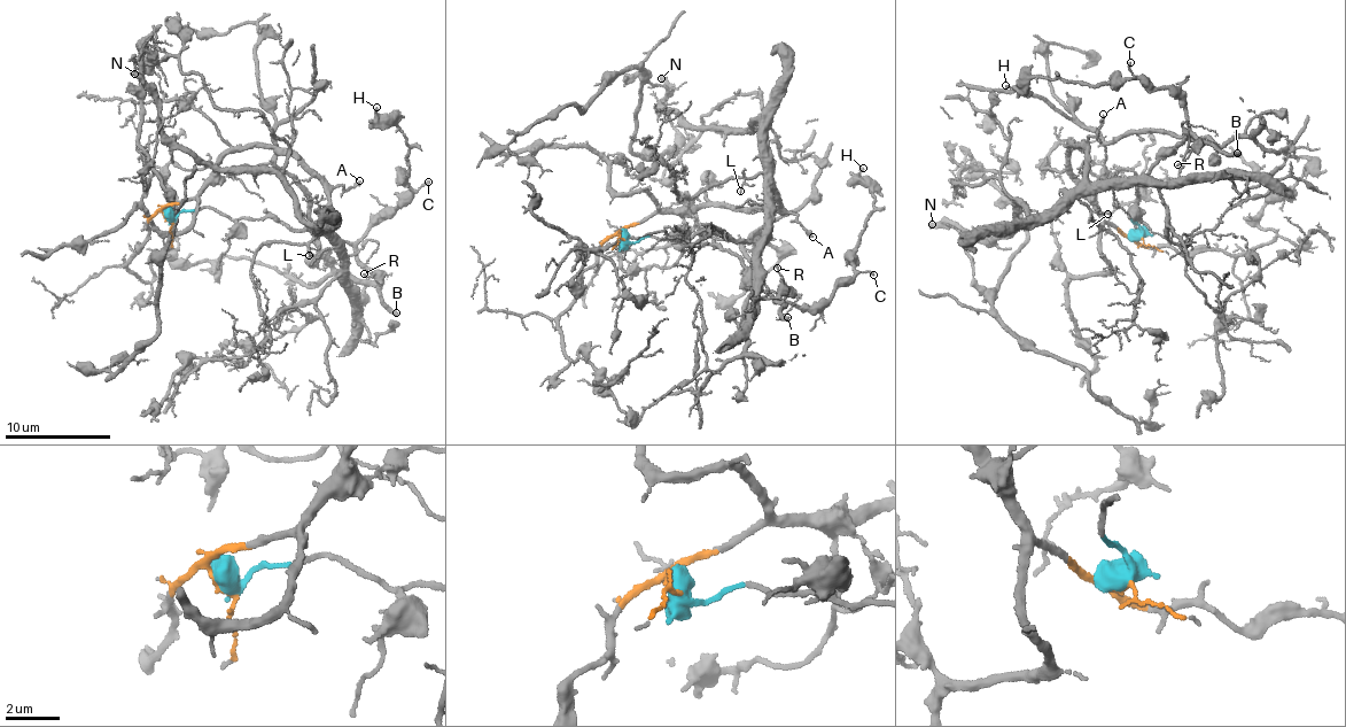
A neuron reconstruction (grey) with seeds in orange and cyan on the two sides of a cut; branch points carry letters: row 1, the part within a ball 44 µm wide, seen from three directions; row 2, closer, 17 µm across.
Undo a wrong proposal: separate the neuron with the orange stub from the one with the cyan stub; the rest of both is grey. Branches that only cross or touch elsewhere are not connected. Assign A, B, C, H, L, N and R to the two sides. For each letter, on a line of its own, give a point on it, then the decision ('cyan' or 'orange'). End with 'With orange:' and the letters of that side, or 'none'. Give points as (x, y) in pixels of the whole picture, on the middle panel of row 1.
A: at (812, 237); orange
B: at (787, 317); cyan
C: at (873, 275); cyan
H: at (863, 168); cyan
L: at (740, 191); orange
N: at (661, 78); orange
R: at (777, 268); cyan
With orange: A, L, N

